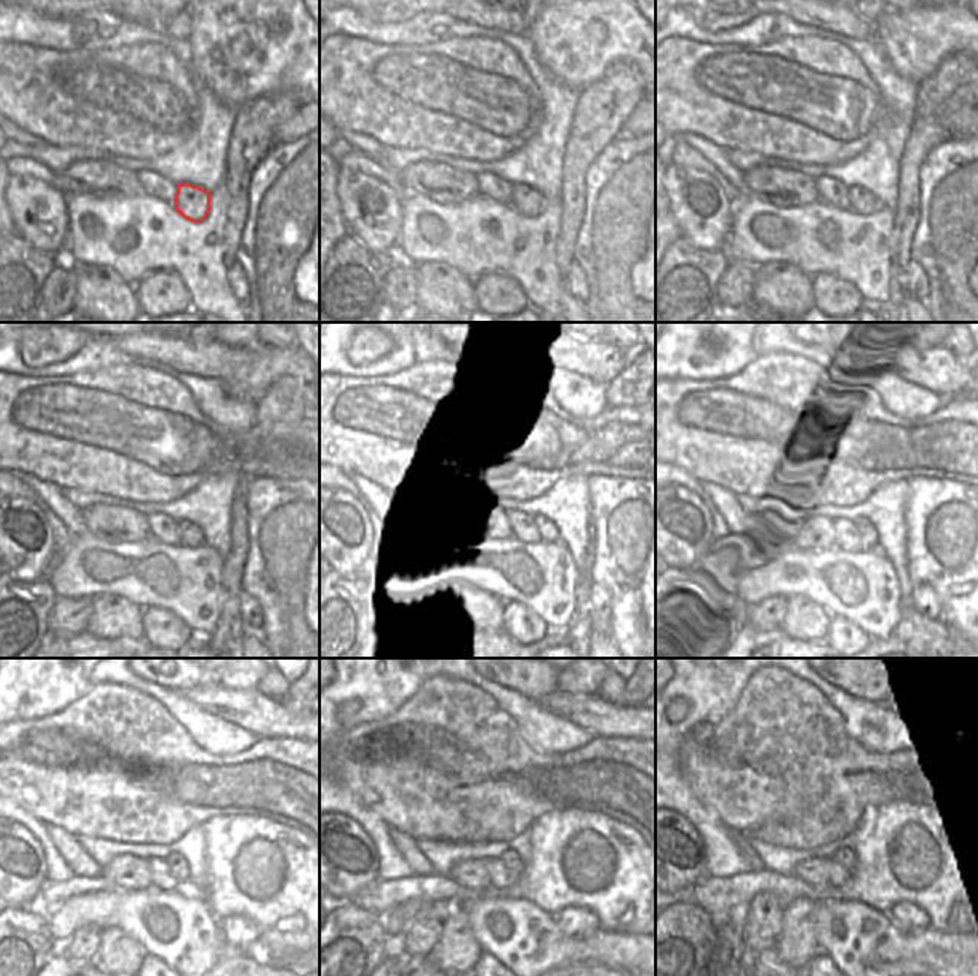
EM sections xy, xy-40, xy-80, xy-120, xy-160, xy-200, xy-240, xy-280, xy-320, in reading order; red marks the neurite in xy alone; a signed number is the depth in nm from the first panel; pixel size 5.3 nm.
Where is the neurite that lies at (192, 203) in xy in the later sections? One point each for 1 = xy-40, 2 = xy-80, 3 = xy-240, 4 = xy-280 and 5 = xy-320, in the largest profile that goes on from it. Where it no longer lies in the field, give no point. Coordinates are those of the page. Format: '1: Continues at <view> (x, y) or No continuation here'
1: Continues at xy-40 (527, 201)
2: Continues at xy-80 (864, 203)
3: Continues at xy-240 (176, 862)
4: Continues at xy-280 (510, 859)
5: Continues at xy-320 (846, 858)

